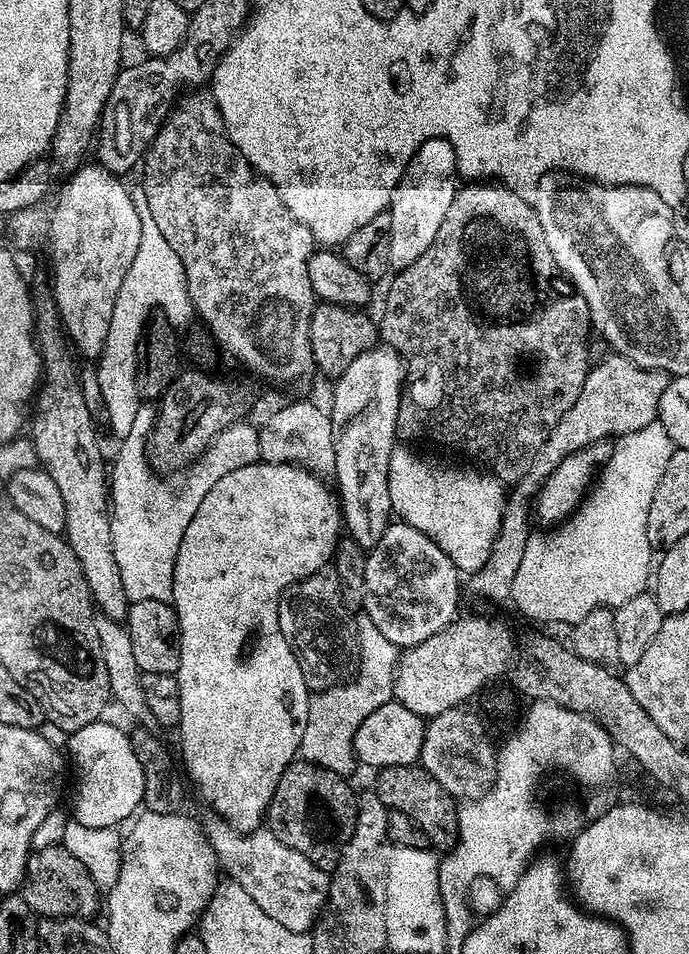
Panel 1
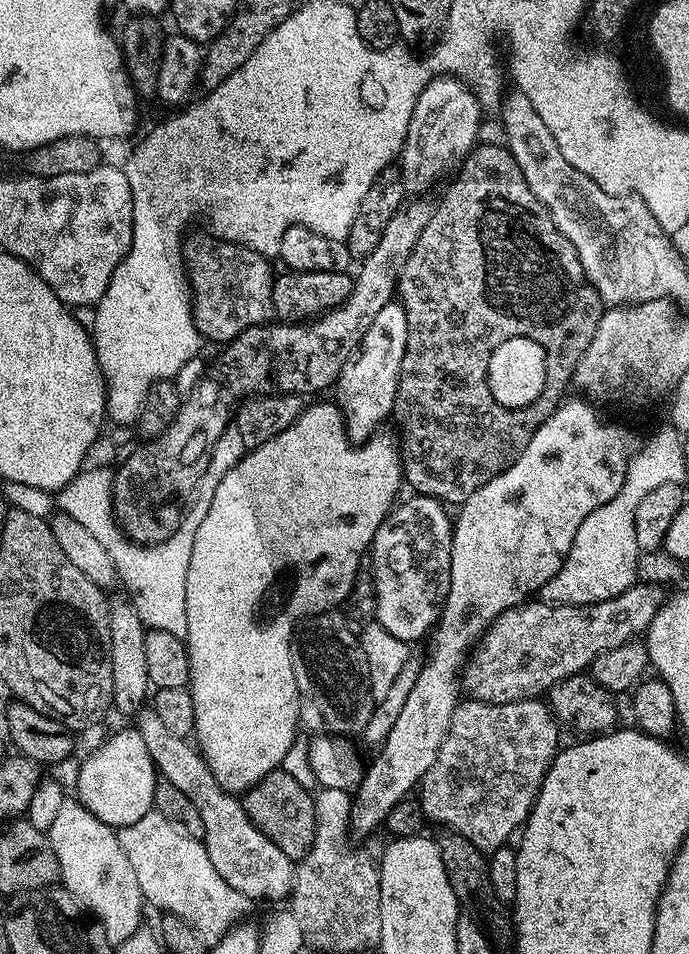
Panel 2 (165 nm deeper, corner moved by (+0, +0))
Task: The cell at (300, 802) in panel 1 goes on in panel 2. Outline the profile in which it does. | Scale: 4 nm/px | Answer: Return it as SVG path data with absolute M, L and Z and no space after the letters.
M277 770L266 774L253 788L243 793L242 803L250 822L282 850L294 862L304 860L311 850L313 828L315 826L315 802L313 793L304 789L304 784L296 776L285 770Z

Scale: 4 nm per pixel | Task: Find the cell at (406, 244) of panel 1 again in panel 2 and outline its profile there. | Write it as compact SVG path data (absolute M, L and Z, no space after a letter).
M438 76L424 87L416 100L414 114L410 118L408 133L398 157L405 193L424 194L431 184L438 183L452 167L453 171L476 147L481 139L480 112L480 99L461 77Z

